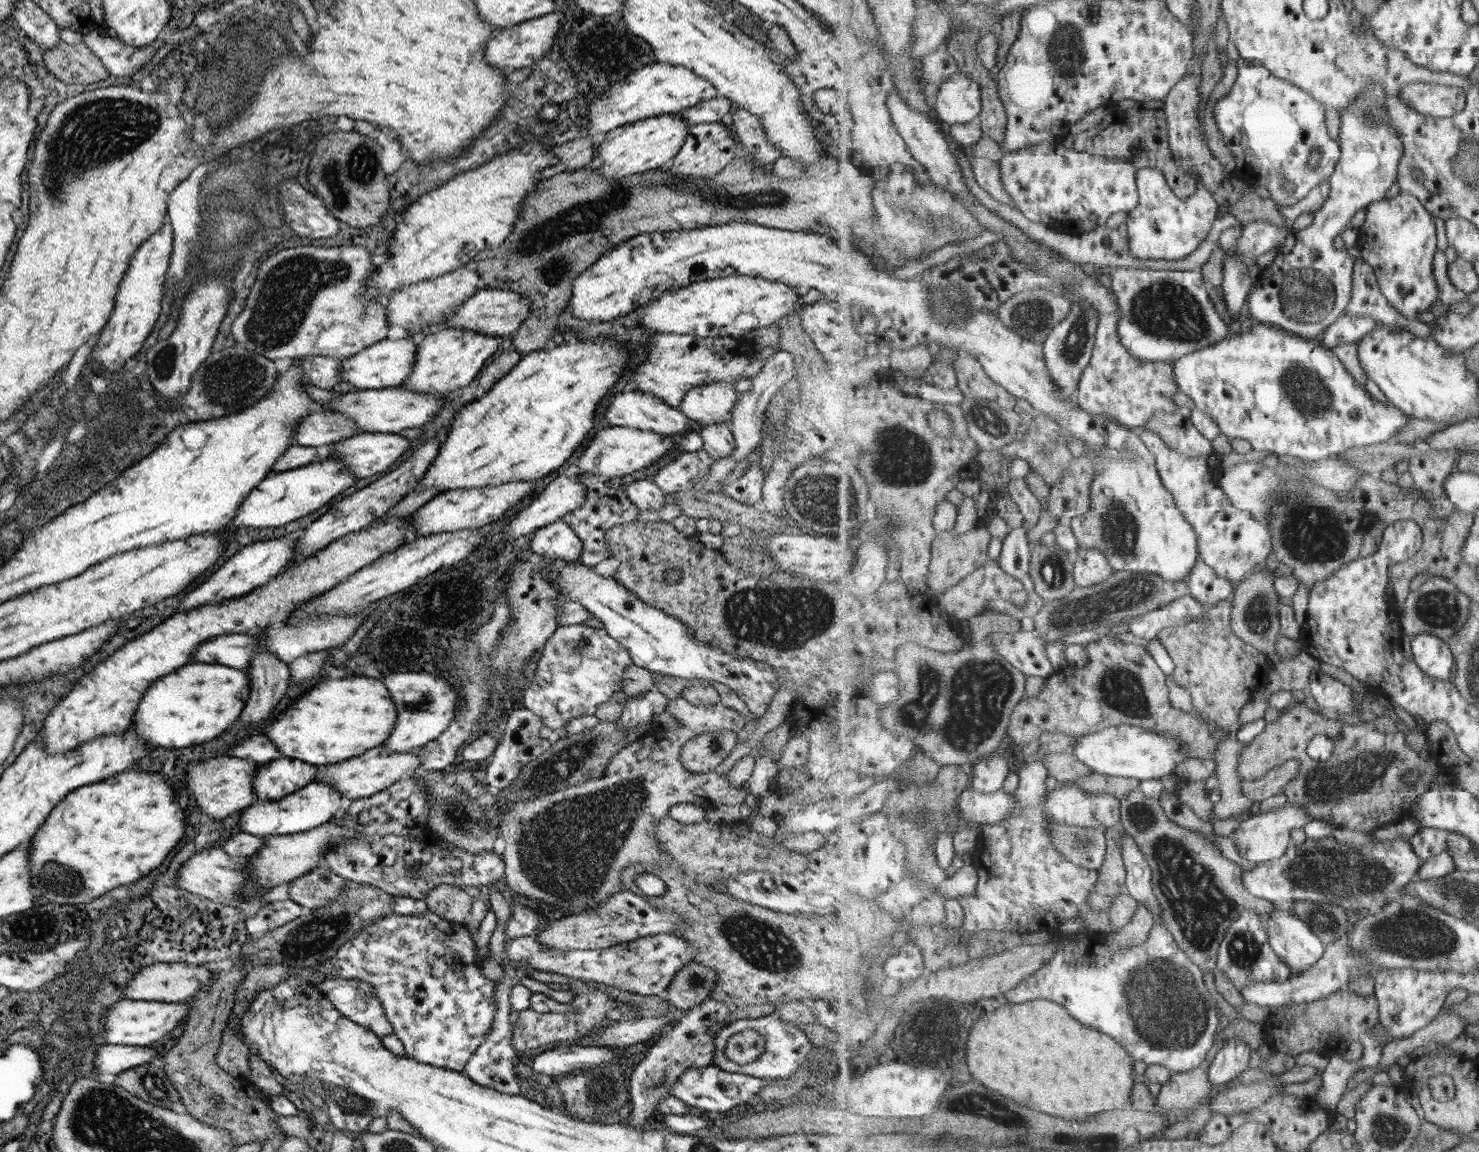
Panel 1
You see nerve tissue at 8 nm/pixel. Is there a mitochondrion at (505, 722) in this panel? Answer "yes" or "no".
no

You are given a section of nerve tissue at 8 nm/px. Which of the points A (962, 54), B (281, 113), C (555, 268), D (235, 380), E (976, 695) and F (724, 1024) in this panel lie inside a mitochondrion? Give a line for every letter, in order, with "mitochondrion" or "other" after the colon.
A: mitochondrion
B: other
C: other
D: mitochondrion
E: mitochondrion
F: other

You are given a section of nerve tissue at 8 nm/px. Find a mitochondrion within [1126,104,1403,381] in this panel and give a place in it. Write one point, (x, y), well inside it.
(1165, 310)

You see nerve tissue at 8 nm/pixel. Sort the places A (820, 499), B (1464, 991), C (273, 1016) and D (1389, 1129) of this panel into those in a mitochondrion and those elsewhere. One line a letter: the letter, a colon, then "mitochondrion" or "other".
A: mitochondrion
B: other
C: other
D: mitochondrion

